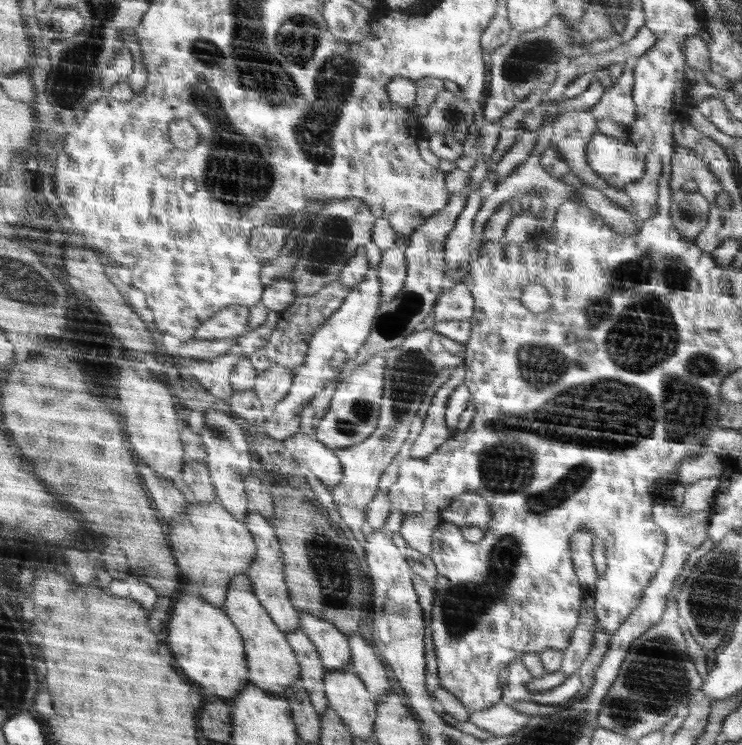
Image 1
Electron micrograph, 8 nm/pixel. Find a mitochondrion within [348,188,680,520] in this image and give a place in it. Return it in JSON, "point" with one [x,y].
{"point":[412,368]}

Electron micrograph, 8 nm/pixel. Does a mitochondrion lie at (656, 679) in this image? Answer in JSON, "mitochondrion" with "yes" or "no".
{"mitochondrion":"yes"}

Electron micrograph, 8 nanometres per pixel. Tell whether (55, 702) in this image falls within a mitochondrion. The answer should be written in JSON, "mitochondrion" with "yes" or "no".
{"mitochondrion":"no"}

